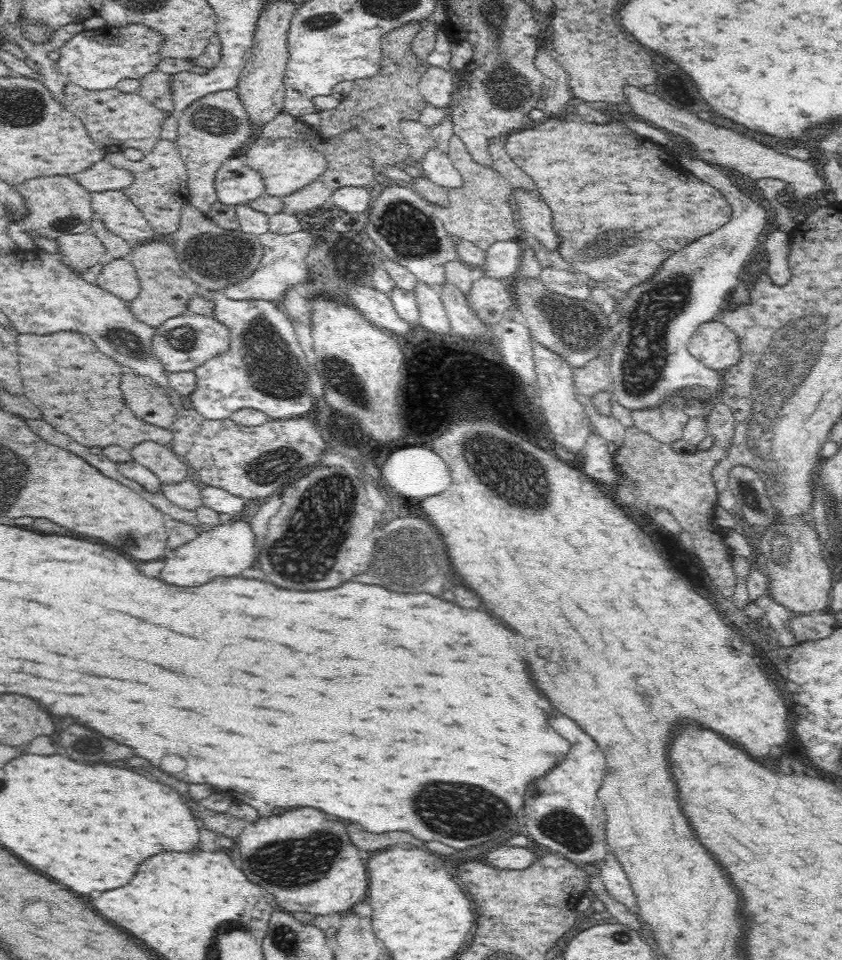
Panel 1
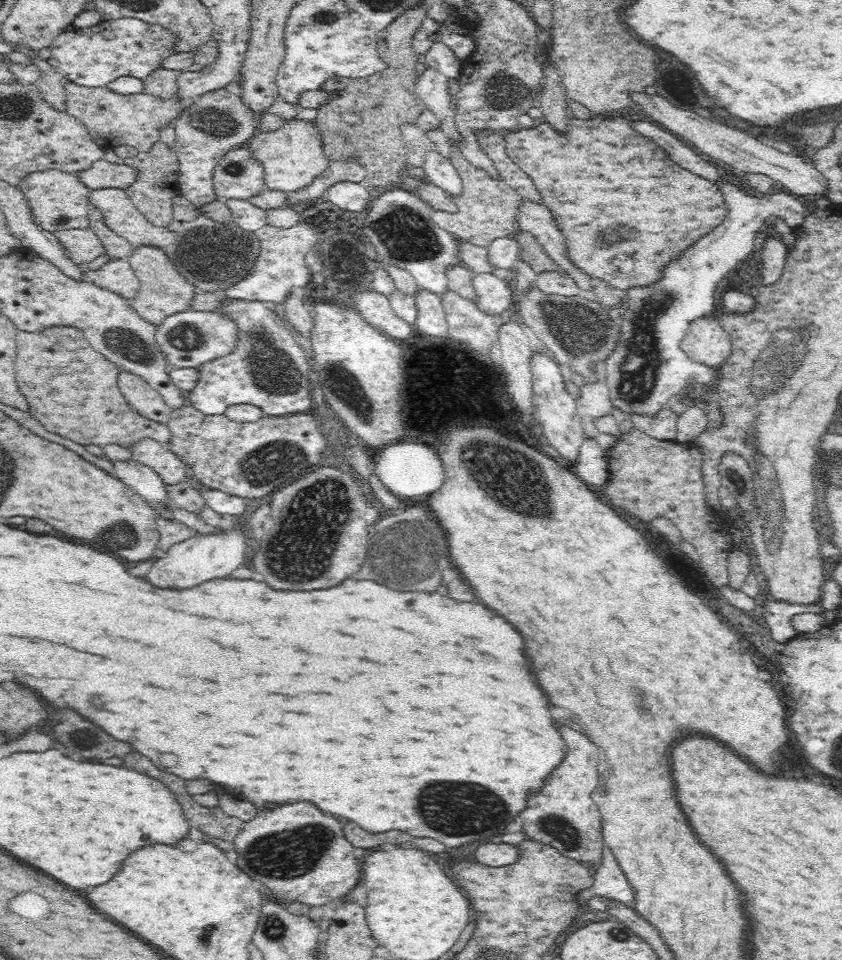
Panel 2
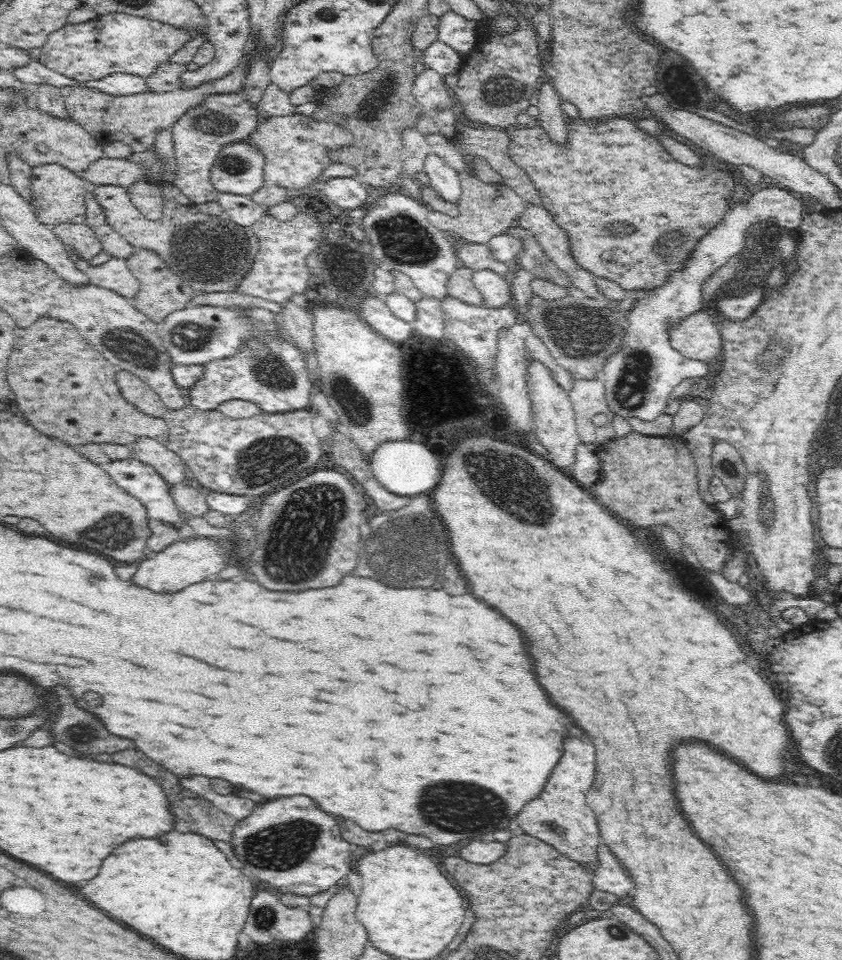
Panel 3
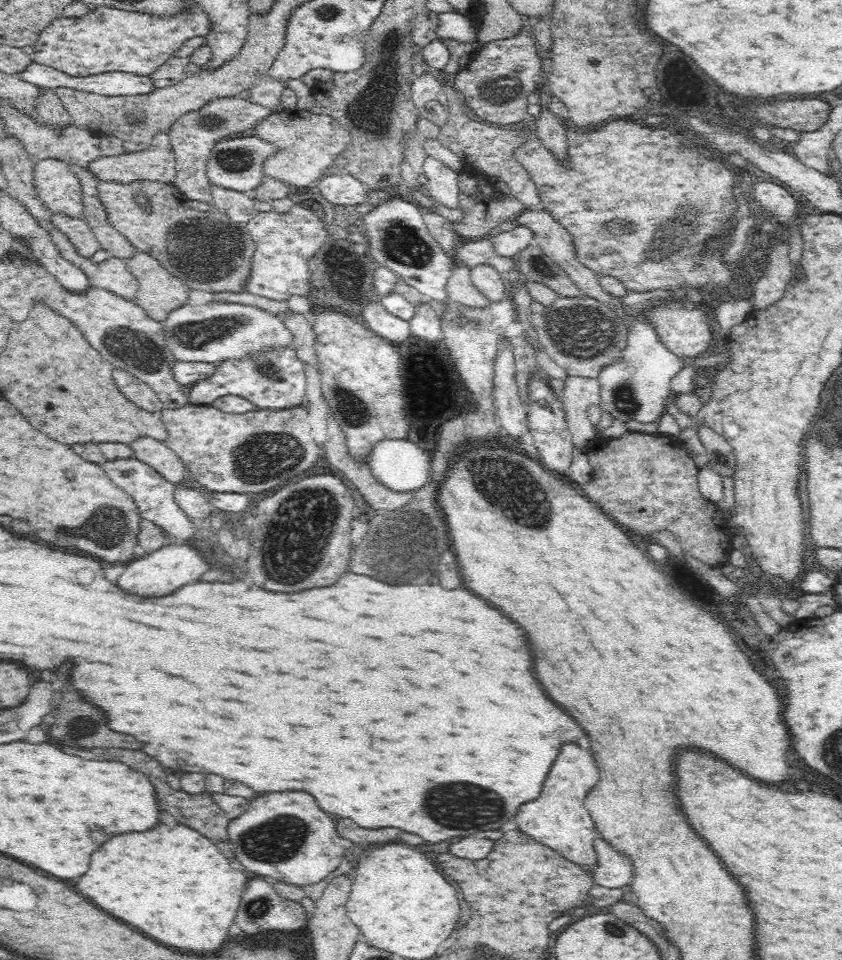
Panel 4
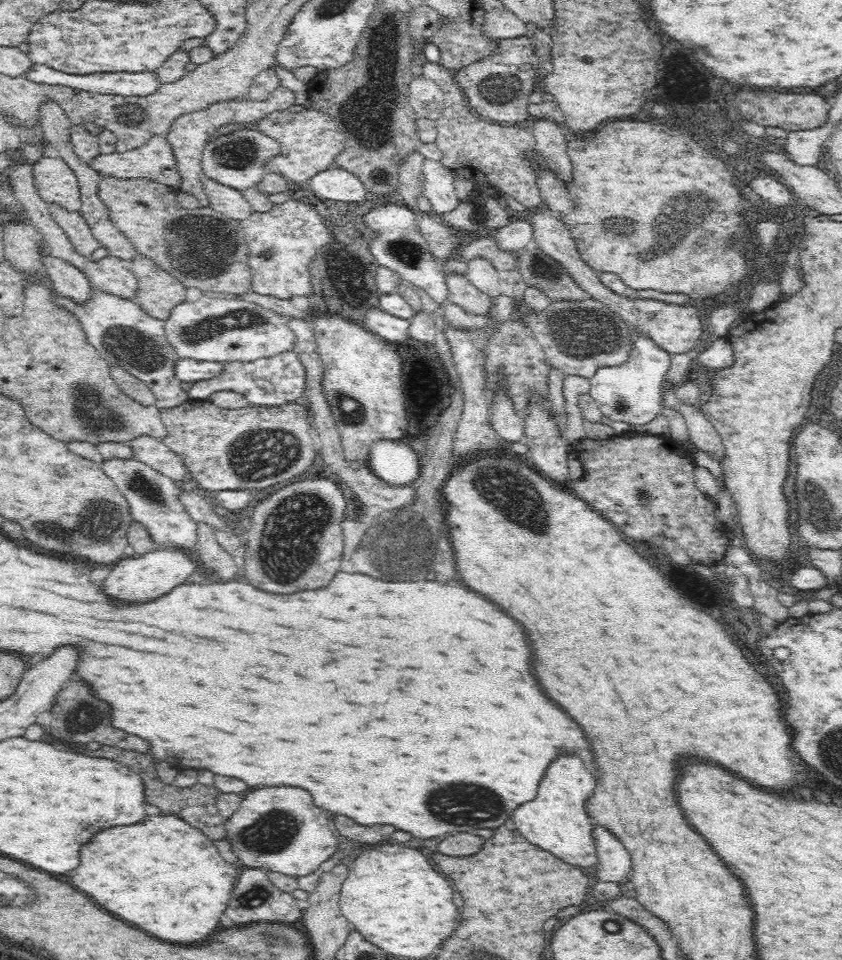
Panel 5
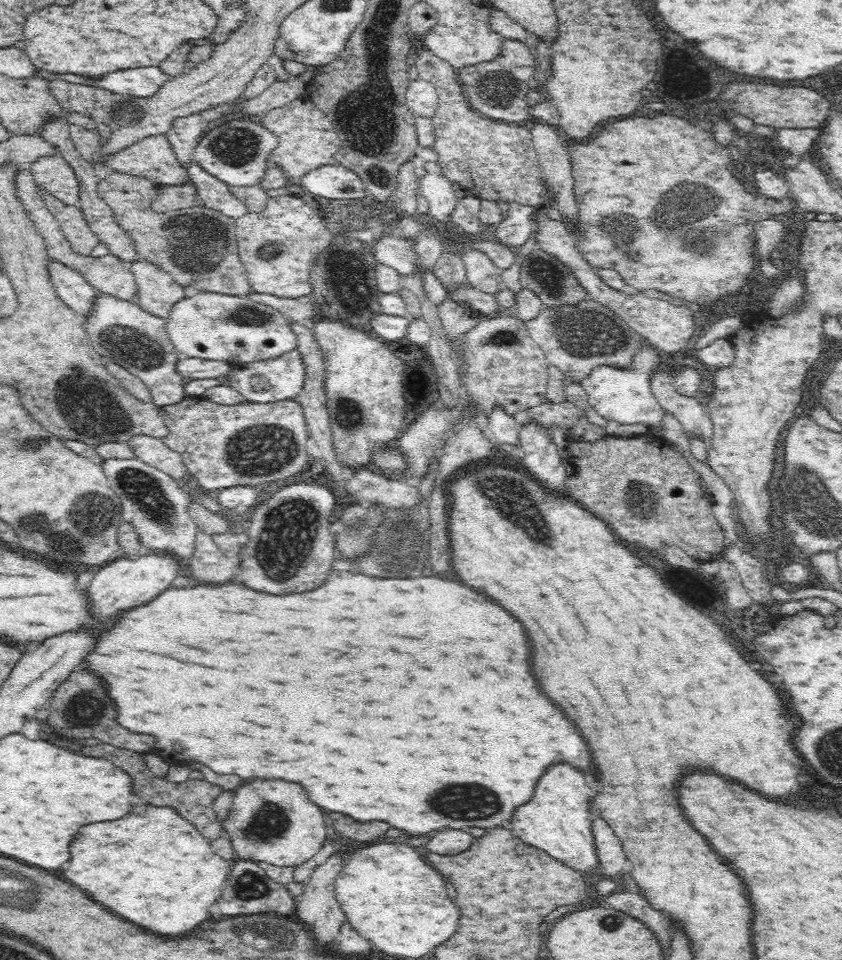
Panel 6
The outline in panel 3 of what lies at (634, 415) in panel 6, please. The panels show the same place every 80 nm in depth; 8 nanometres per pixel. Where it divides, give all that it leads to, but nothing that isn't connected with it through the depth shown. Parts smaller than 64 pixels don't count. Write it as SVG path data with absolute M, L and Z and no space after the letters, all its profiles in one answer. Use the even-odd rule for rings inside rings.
M763 185L756 188L747 199L732 195L732 208L725 215L724 222L713 228L692 250L686 268L672 274L668 283L652 290L638 290L633 293L637 303L626 313L624 342L619 351L608 358L603 366L602 381L605 388L607 407L622 418L640 418L652 422L665 413L670 393L686 378L697 382L706 377L714 366L706 361L689 359L674 350L668 342L668 322L679 321L687 314L704 310L706 303L702 297L702 284L718 270L730 256L752 252L748 246L748 229L761 221L774 220L780 227L796 228L805 215L804 202L796 199L786 188Z

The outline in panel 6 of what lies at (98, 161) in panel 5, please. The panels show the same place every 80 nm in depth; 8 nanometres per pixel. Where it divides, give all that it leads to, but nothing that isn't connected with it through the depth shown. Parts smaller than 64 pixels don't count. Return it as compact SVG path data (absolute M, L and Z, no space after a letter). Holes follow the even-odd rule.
M162 134L148 136L130 147L117 147L112 155L97 159L97 165L103 165L105 170L122 171L126 174L145 177L156 185L179 185L188 182L186 169L178 160L167 137Z

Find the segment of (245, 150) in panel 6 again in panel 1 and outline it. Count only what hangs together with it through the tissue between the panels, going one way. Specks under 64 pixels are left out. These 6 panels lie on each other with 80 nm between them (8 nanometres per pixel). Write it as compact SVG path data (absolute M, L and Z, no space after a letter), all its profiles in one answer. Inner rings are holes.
M243 151L229 156L216 171L217 200L228 205L244 204L265 195L262 173L247 163Z

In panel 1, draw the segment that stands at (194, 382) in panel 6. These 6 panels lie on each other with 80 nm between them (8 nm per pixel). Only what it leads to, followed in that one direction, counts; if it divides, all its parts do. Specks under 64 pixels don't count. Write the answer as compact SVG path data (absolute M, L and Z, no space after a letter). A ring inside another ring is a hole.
M200 291L214 301L213 313L231 330L228 352L196 369L196 388L189 396L192 409L209 419L230 418L234 411L253 408L272 419L308 416L316 396L325 395L322 378L309 366L295 334L293 321L266 300L232 300L222 291Z

